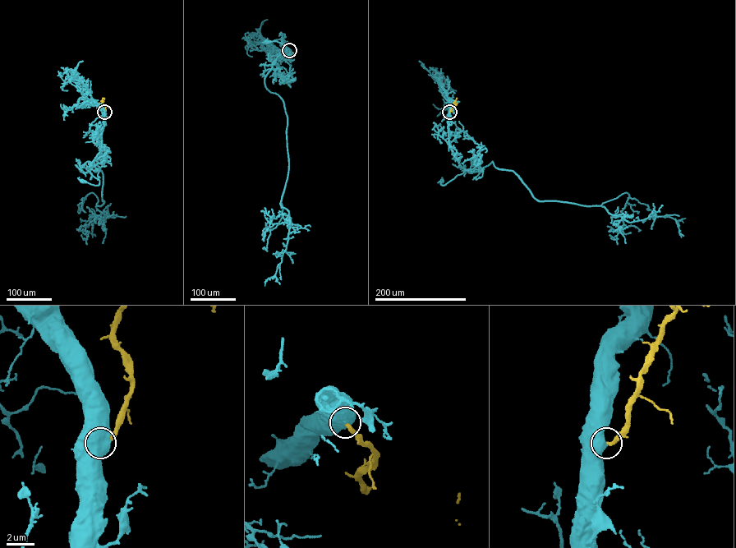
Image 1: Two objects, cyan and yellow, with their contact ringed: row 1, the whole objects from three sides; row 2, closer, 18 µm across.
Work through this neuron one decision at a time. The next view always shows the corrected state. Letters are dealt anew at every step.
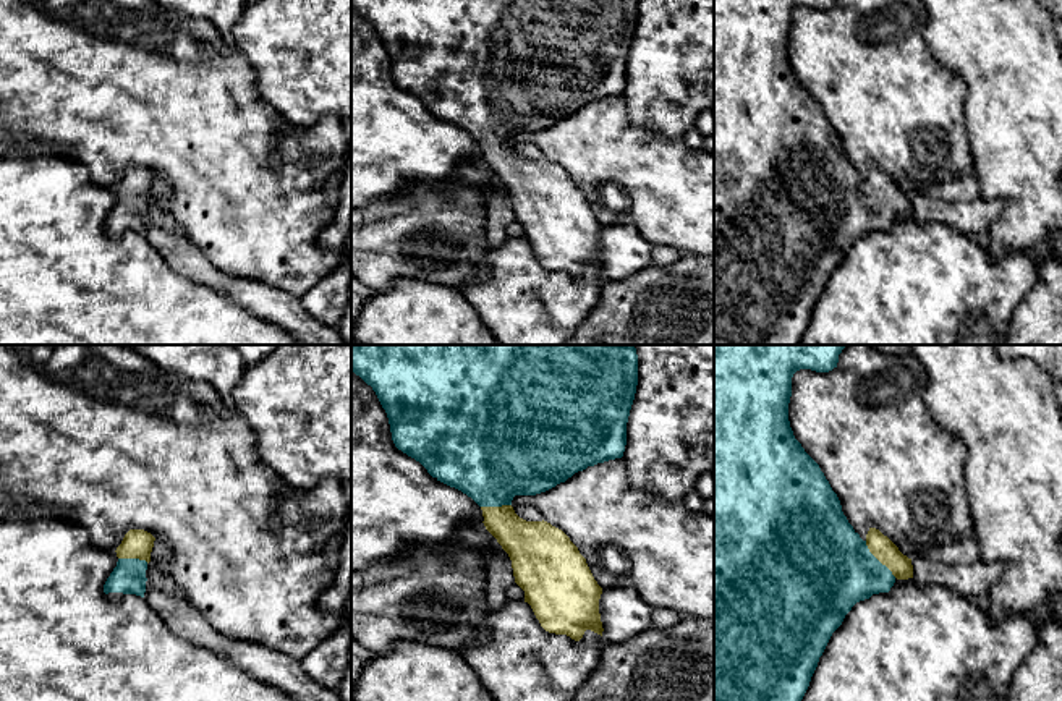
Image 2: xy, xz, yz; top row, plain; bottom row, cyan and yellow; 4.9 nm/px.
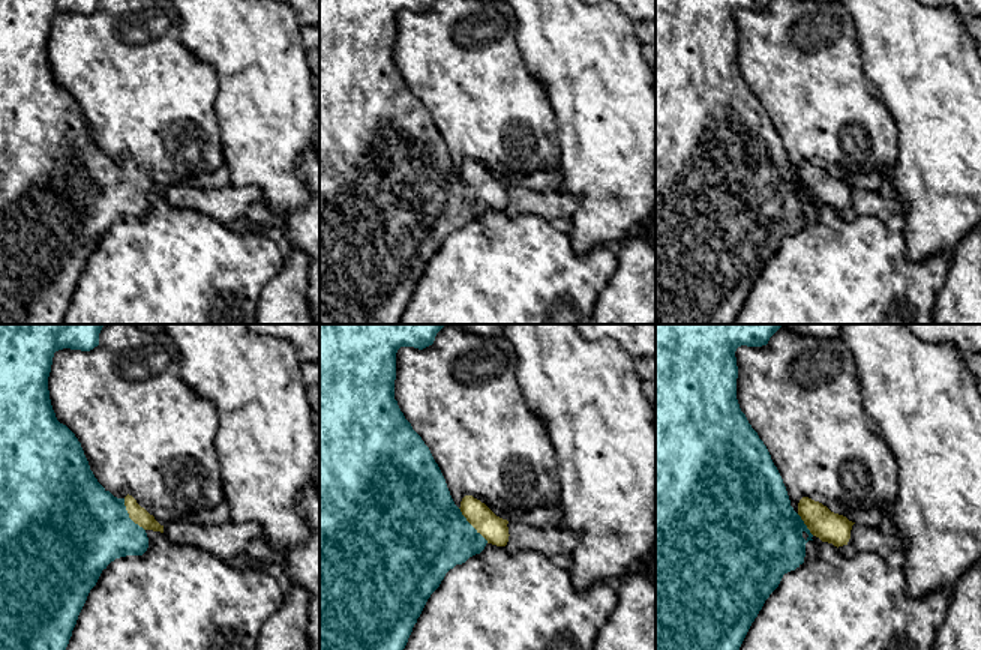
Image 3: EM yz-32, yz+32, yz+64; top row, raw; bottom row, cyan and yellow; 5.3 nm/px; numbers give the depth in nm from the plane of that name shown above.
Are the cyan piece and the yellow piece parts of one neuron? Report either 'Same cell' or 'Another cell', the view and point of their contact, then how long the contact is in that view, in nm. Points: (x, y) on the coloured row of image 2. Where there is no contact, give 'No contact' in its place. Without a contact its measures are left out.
Same cell. Touches cyan at yz (876, 559). Shared border 240 nm

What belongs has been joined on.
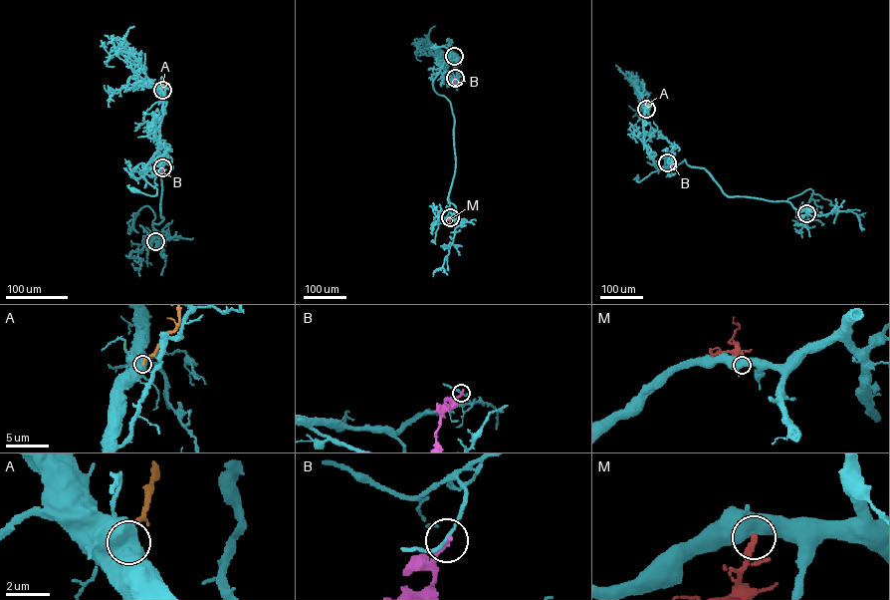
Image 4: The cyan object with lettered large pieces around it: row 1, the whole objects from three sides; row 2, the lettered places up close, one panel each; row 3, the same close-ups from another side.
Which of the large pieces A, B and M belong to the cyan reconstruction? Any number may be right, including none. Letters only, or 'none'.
none

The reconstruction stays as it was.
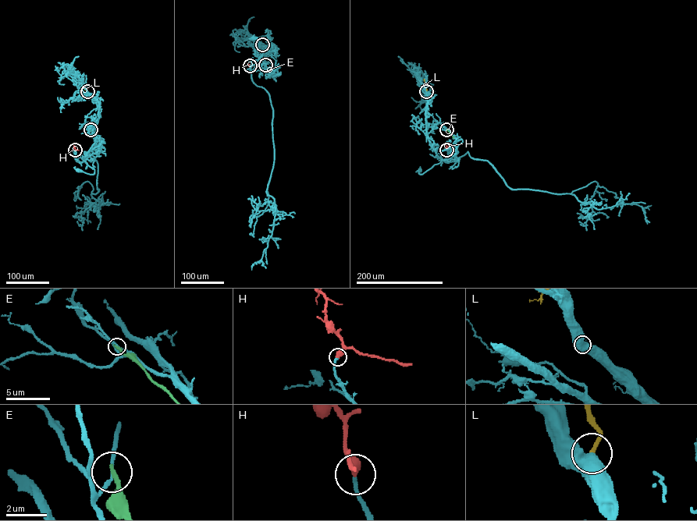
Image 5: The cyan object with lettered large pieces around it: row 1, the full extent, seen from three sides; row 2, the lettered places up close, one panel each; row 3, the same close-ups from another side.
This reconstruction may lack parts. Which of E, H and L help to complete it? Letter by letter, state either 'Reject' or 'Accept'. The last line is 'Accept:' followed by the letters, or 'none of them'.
E: Reject
H: Accept
L: Accept
Accept: H, L

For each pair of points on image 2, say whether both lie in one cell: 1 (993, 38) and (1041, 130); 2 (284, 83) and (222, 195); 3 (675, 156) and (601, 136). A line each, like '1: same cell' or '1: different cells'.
1: same cell
2: different cells
3: same cell

